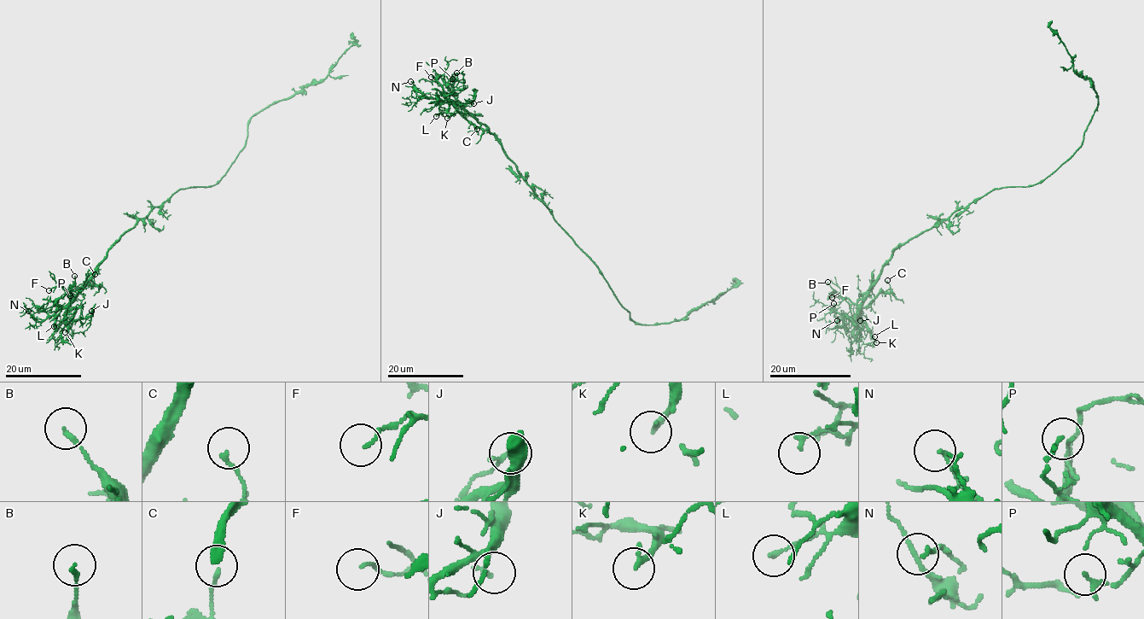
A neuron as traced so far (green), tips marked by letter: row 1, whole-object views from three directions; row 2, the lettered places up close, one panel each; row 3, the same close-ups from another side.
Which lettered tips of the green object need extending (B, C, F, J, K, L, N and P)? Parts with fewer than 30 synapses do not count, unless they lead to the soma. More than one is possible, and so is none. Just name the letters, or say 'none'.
none

